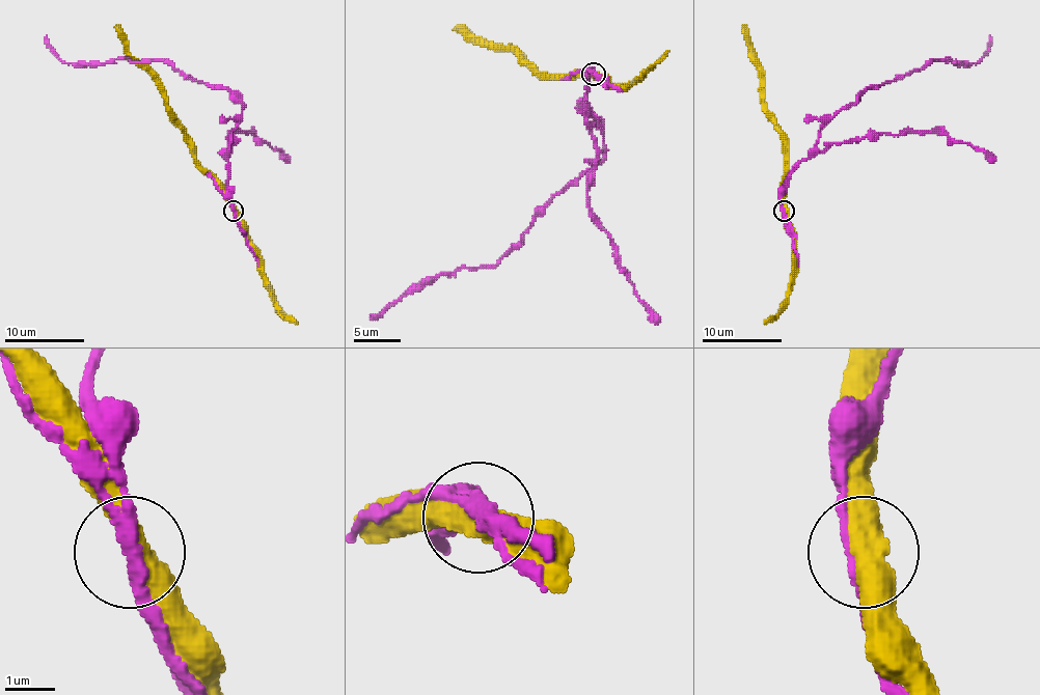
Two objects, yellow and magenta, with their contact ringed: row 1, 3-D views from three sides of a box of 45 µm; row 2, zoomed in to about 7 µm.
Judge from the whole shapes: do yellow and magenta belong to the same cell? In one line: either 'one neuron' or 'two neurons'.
one neuron

